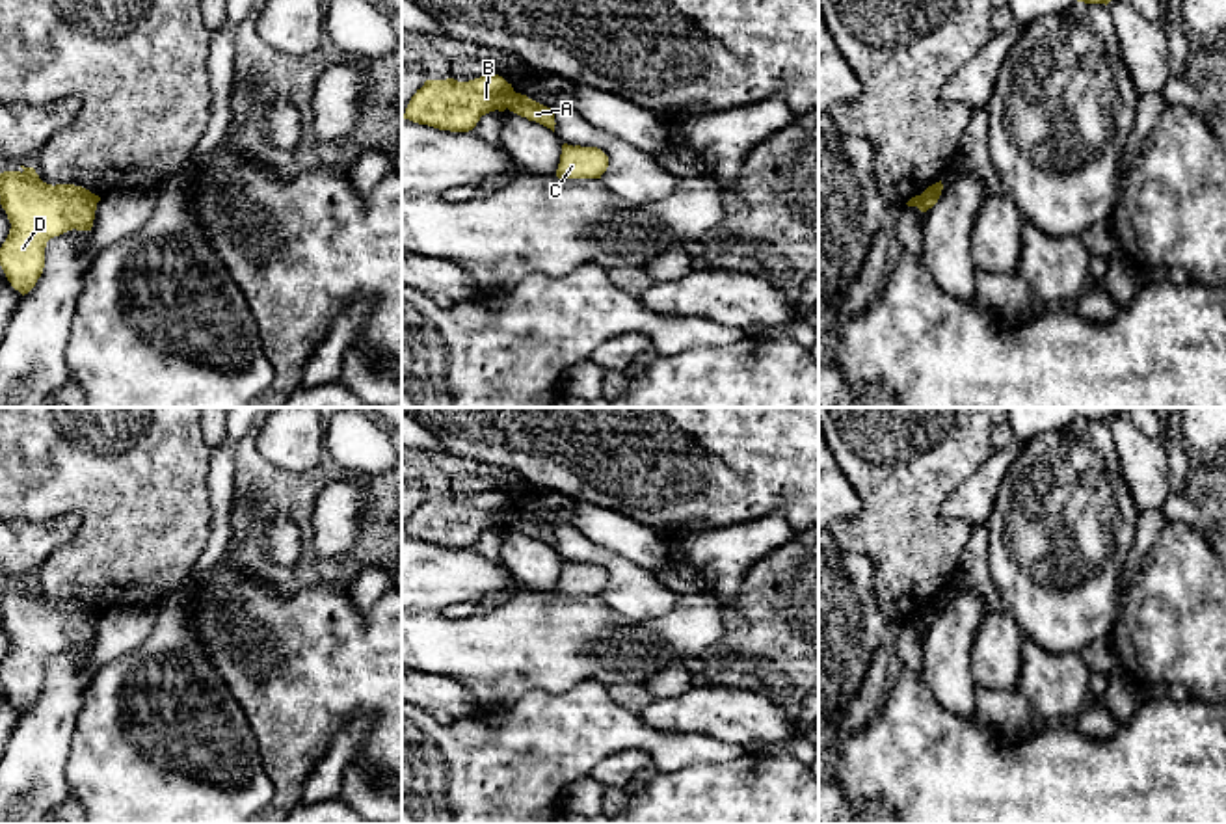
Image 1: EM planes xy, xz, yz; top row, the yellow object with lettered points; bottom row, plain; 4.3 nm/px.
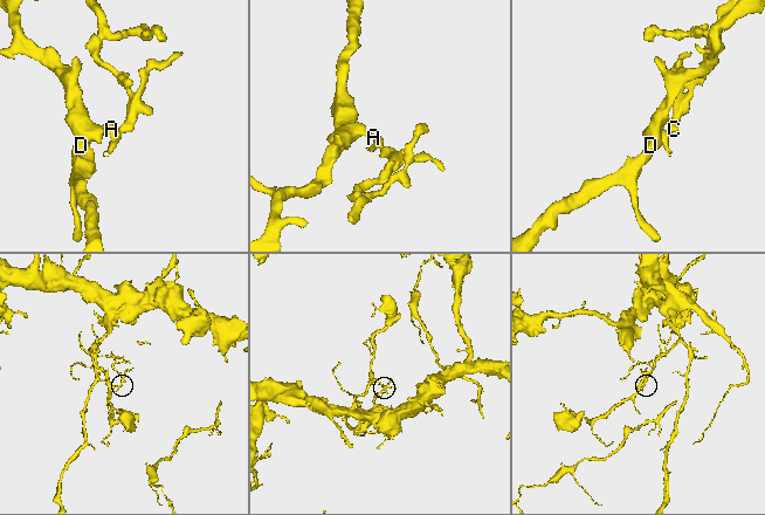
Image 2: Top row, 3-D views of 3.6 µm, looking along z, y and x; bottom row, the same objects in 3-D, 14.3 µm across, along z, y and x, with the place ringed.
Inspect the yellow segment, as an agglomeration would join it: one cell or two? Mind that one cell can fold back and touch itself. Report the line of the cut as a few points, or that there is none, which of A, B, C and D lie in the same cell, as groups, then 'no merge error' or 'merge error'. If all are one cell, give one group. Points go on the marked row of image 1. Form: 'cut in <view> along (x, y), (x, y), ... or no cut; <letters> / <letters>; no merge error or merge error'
cut in xz along (514, 92), (505, 106); A C / B D; merge error

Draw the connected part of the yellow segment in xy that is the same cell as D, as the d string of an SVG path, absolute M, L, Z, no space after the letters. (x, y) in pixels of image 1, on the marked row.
M33 167L0 173L0 205L11 223L0 266L15 290L28 294L45 268L45 247L67 231L91 231L97 195L74 184L47 184Z

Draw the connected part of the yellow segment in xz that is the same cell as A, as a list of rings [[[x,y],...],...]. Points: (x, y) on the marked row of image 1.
[[[512,93],[508,99],[506,108],[521,117],[526,117],[528,121],[536,121],[554,132],[554,112],[526,95]]]

